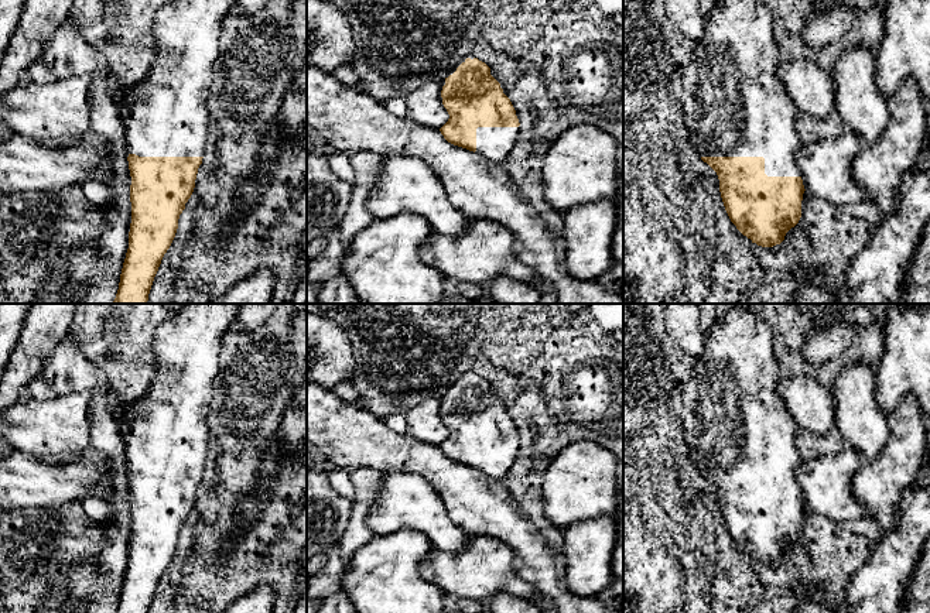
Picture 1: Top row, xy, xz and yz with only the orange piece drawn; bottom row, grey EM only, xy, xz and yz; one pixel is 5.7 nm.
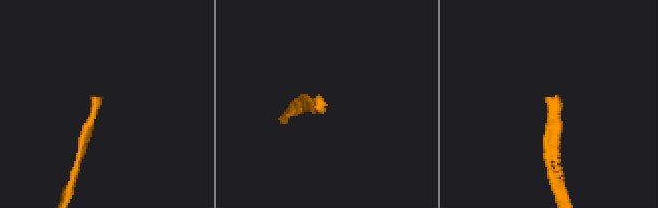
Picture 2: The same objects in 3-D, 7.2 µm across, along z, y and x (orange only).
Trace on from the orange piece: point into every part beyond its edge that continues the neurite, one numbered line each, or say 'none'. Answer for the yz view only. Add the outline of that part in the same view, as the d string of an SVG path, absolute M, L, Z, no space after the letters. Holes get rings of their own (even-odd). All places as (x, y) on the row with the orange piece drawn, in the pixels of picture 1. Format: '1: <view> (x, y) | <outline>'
1: yz (735, 105) | M759 0L715 1L704 21L704 32L681 73L685 126L700 157L763 157L767 177L801 177L796 155L803 145L796 130L799 112L776 71L777 47L773 37L773 14Z

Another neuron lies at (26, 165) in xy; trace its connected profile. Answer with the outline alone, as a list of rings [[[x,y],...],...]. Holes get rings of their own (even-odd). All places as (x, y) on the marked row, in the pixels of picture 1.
[[[13,134],[0,144],[0,192],[49,192],[81,185],[86,178],[106,182],[107,140],[88,134],[68,144],[44,144]]]

